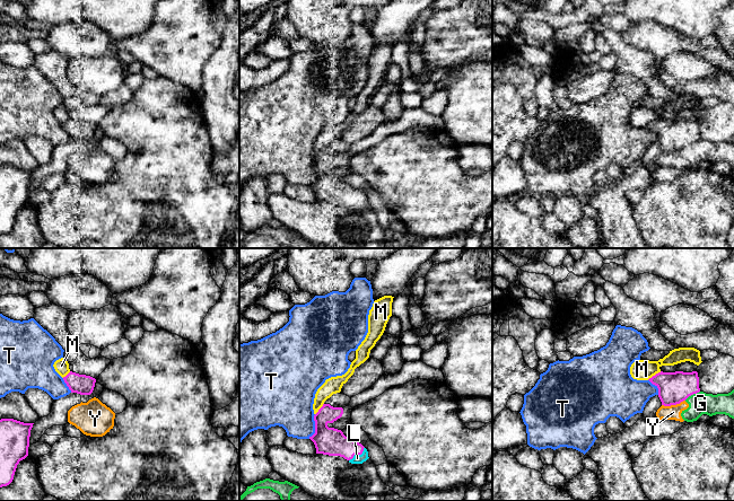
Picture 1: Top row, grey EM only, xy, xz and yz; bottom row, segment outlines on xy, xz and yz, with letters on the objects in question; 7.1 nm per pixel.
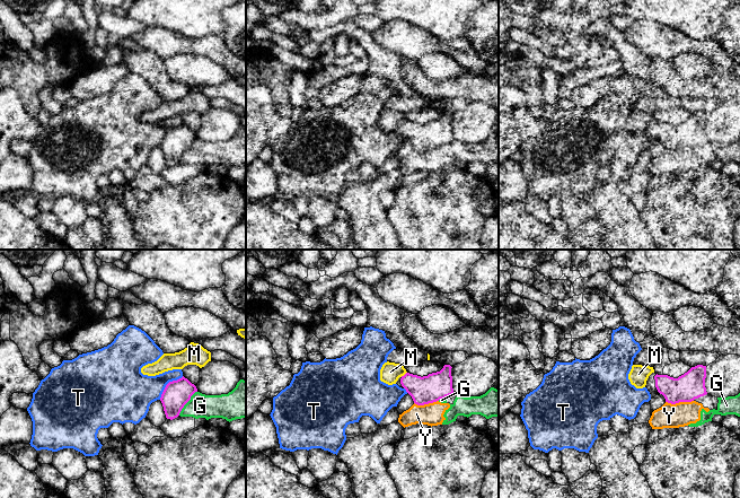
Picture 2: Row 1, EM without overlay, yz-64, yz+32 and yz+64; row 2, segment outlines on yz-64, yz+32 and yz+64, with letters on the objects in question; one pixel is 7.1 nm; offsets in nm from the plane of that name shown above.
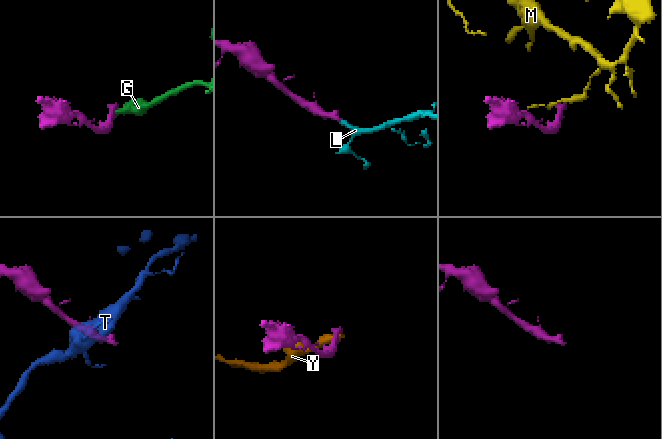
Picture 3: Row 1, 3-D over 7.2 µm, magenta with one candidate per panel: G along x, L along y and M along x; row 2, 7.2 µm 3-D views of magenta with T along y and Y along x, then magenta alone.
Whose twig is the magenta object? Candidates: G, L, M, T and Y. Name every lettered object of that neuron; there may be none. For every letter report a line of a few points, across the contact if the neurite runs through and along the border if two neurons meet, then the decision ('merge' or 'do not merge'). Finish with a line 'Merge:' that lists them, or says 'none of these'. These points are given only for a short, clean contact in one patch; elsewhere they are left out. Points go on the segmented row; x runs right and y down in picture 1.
G: yz (699, 390), (684, 400) | do not merge
L: xz (331, 441), (358, 454), (357, 458) | merge
M: do not merge
T: xz (315, 414), (314, 432), (308, 438) | do not merge
Y: do not merge
Merge: L

